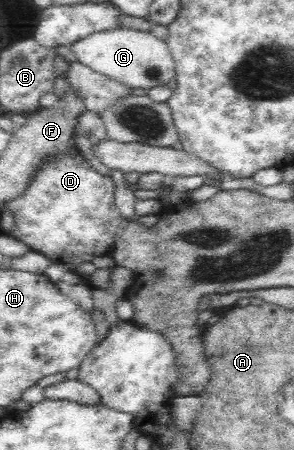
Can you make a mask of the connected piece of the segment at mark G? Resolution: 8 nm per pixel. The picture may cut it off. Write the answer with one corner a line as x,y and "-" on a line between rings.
117,27
90,34
73,42
70,48
77,56
77,62
120,82
130,90
156,88
176,79
175,60
168,44
151,32

